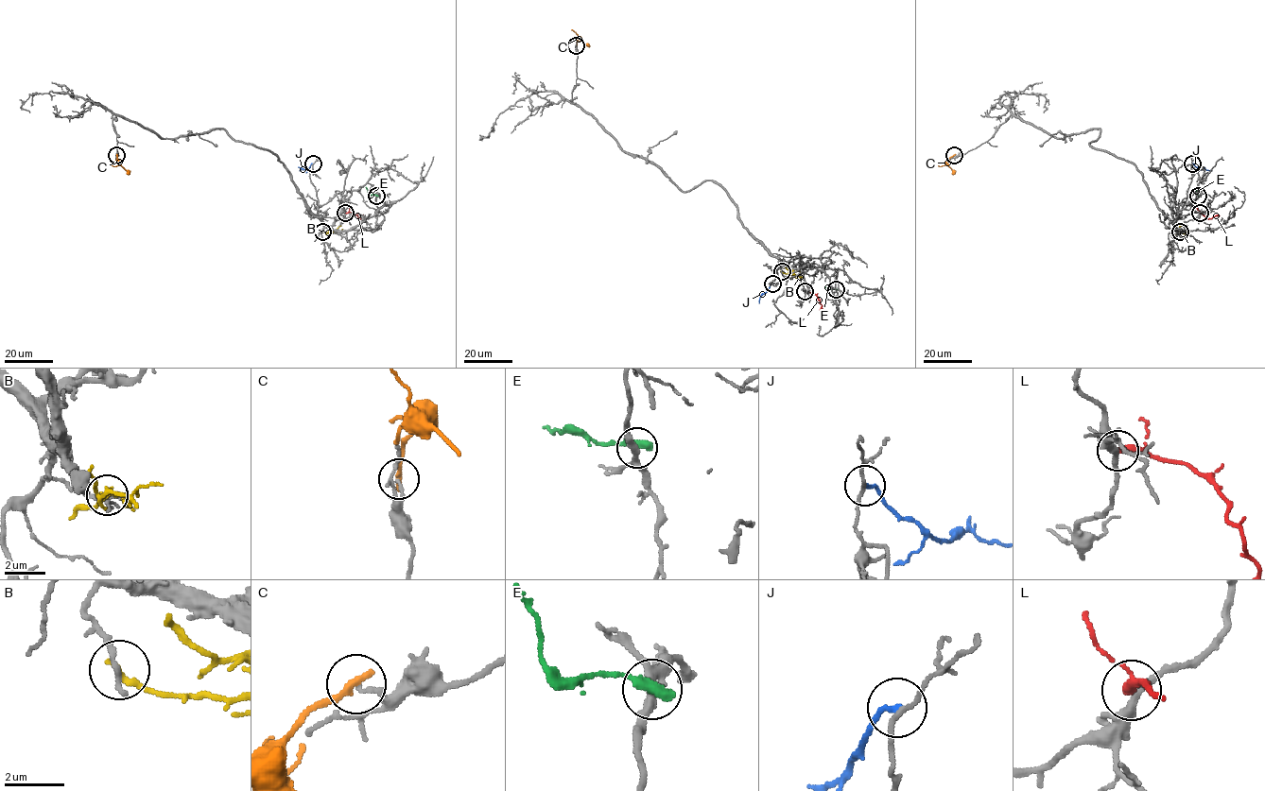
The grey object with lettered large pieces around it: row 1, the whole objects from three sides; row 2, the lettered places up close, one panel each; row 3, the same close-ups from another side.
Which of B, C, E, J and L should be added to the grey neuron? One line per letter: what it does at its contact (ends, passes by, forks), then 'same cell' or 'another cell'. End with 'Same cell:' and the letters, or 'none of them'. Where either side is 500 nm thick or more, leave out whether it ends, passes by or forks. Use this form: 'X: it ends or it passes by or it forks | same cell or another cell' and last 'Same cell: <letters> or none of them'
B: it ends | another cell
C: it ends | another cell
E: it ends | another cell
J: it ends | another cell
L: it ends | another cell
Same cell: none of them

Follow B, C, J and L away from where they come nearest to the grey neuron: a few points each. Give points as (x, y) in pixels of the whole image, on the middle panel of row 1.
B: (782, 271), (800, 272)
C: (577, 45), (577, 42), (581, 40), (589, 45)
J: (772, 283), (759, 303)
L: (805, 291), (817, 297), (821, 310)

